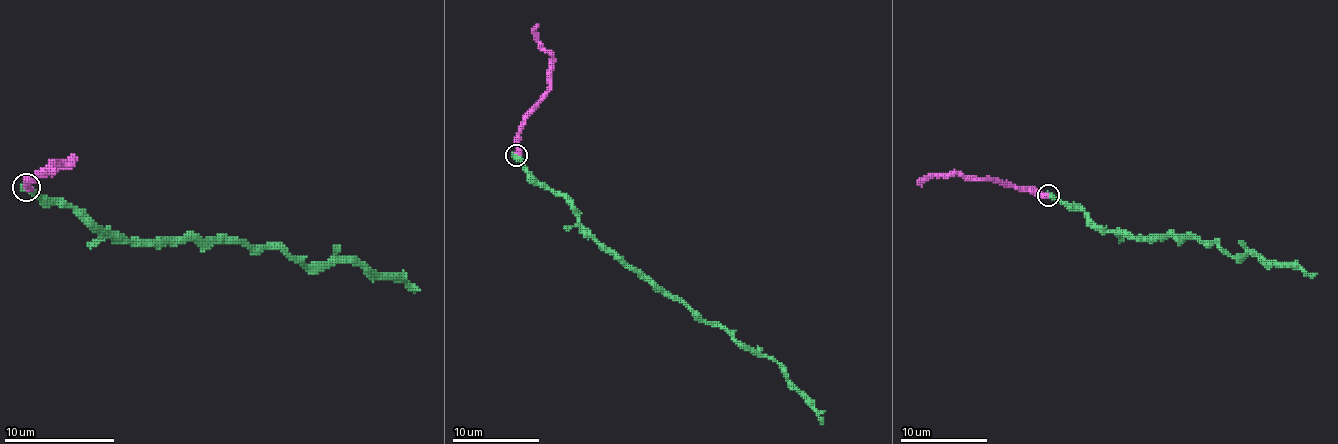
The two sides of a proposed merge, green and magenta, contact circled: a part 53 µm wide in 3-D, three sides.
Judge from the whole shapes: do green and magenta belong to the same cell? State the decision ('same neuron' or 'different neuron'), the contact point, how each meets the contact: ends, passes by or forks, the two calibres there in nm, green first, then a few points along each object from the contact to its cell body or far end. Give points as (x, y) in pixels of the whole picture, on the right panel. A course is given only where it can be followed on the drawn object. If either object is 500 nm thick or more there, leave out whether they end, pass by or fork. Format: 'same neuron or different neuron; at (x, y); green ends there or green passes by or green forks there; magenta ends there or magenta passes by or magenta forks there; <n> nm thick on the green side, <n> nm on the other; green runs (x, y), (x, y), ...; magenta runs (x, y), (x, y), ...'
different neuron; at (1048, 195); 550 nm thick on the green side, 480 nm on the other; green runs (1047, 195), (1078, 206), (1097, 226), (1132, 237), (1189, 237), (1211, 241), (1232, 256), (1250, 254), (1317, 274); magenta runs (1047, 195), (956, 174), (926, 176), (917, 184)

